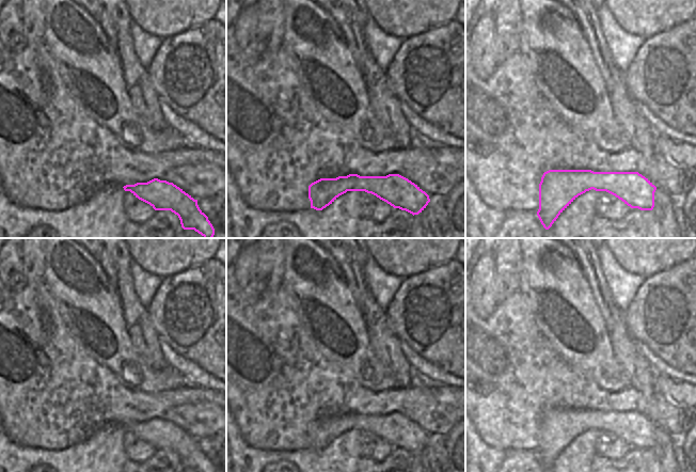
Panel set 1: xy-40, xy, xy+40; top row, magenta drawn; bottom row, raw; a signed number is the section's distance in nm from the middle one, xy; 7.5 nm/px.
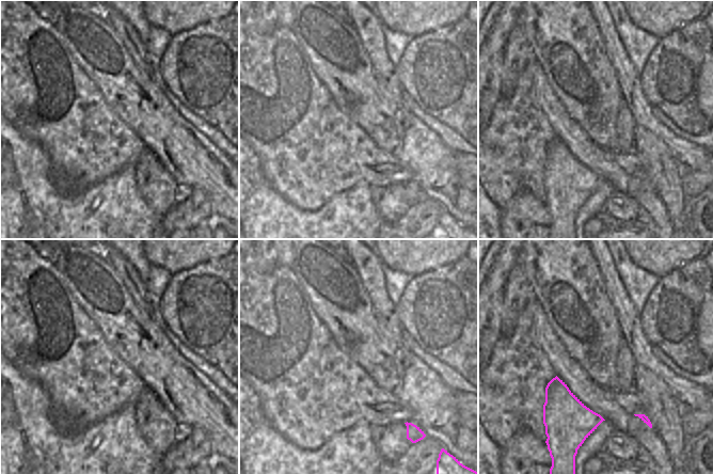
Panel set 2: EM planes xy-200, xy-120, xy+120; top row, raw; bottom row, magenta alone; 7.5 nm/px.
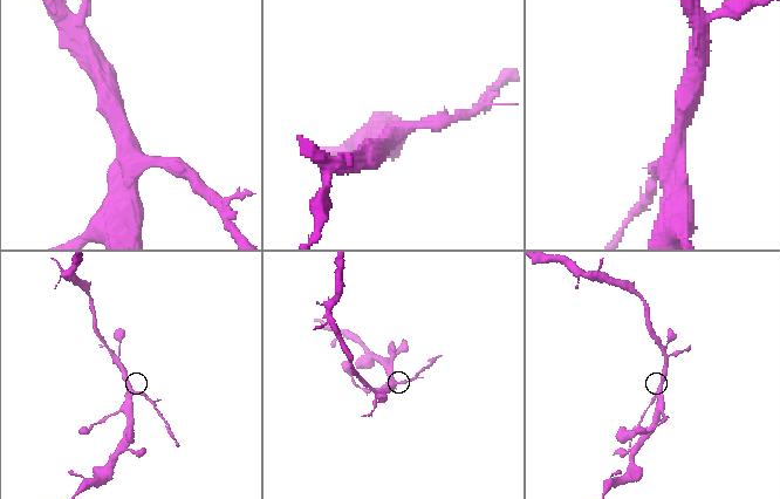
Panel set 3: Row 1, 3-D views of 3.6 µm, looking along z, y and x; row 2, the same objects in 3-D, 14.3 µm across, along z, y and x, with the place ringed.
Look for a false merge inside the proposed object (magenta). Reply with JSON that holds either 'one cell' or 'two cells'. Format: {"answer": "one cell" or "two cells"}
{"answer": "two cells"}

